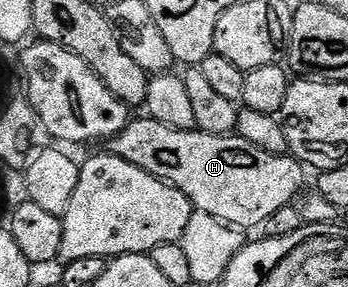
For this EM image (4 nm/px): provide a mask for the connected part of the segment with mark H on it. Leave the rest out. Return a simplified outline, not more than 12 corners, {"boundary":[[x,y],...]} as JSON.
{"boundary":[[152,119],[108,152],[249,231],[306,166],[236,135]]}

